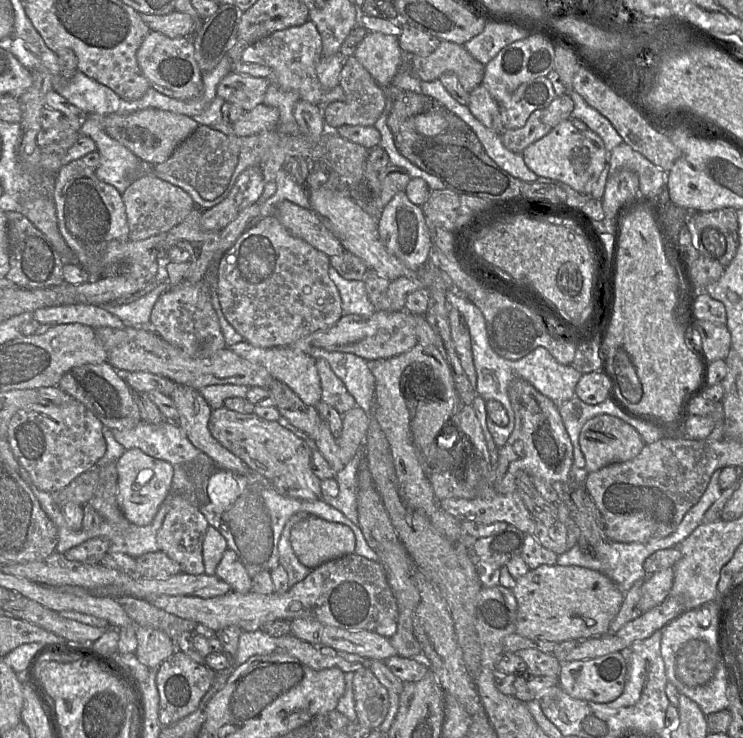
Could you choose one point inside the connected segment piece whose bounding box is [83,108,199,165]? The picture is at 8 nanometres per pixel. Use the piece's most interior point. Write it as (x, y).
(151, 134)

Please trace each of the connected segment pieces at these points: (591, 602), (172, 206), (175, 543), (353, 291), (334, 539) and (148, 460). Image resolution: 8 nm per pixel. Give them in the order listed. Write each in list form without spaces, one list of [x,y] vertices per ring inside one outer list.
[[[540,565],[516,580],[512,589],[517,601],[515,633],[531,640],[583,641],[609,633],[609,627],[623,603],[624,592],[606,575],[580,566]]]
[[[145,174],[135,180],[121,196],[127,215],[129,239],[132,241],[145,240],[169,231],[180,224],[195,207],[188,193],[152,174]]]
[[[176,495],[156,535],[159,551],[177,562],[183,573],[204,574],[203,541],[209,524],[203,513],[186,497]]]
[[[333,266],[329,267],[329,276],[339,291],[344,315],[370,317],[376,312],[368,298],[364,281],[346,280]]]
[[[314,515],[292,527],[290,543],[300,563],[310,569],[355,550],[355,536],[349,527]]]
[[[139,448],[126,449],[116,461],[118,472],[117,503],[124,516],[137,526],[146,526],[154,519],[160,505],[167,497],[173,466],[164,460],[153,458]]]

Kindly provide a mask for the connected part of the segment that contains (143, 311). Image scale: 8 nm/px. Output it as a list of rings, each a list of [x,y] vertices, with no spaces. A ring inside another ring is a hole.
[[[165,280],[148,294],[127,304],[106,304],[103,308],[118,317],[125,327],[150,328],[150,316],[158,298],[172,287]]]

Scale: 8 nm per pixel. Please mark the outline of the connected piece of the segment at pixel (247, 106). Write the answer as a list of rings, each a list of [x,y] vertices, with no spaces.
[[[231,72],[220,81],[217,96],[241,106],[245,111],[251,111],[263,104],[266,90],[271,83],[266,78]]]

